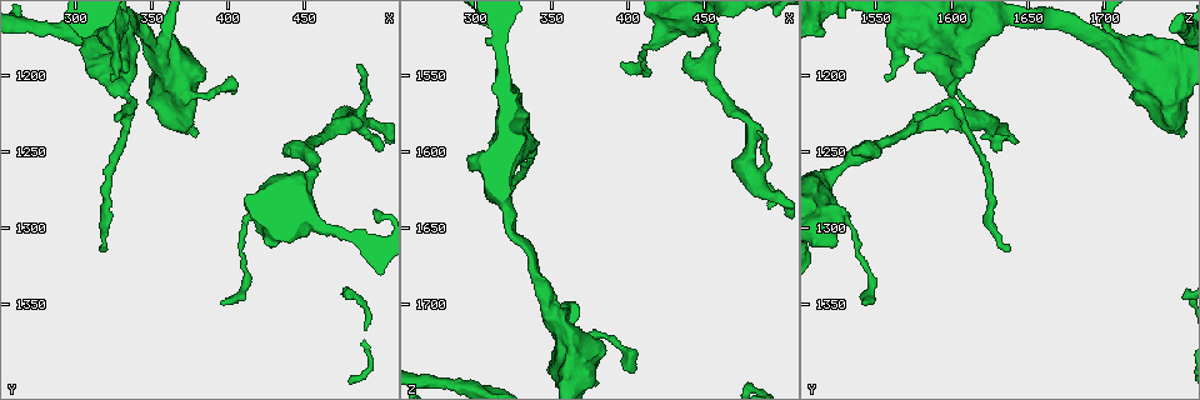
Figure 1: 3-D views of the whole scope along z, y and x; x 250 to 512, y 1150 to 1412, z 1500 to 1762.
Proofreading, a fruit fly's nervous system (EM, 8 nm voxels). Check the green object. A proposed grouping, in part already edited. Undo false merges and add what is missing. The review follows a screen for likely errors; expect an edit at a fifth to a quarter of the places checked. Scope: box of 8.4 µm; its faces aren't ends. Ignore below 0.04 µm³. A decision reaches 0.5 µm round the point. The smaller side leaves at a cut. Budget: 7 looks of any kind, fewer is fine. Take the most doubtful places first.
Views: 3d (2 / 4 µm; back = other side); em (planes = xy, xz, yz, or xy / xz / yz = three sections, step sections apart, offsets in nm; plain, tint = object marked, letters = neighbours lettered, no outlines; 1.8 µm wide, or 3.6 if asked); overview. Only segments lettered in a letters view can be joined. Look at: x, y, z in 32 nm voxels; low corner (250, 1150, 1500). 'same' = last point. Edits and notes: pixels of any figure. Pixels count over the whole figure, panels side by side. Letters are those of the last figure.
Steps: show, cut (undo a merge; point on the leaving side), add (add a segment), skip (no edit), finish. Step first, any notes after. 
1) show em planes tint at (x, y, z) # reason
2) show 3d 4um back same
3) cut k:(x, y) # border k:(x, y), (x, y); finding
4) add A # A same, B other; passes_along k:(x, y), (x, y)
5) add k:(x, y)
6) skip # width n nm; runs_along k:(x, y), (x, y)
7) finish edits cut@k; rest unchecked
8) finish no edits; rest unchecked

show 3d 2um at (352, 1178, 1704) # two arms in line, one across

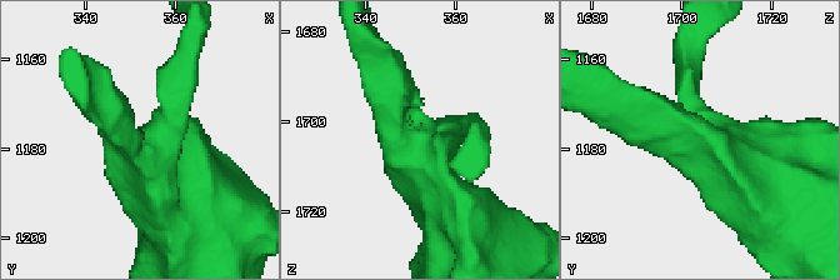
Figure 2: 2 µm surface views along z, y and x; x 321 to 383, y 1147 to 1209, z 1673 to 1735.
show em planes letters at (353, 1180, 1705) # arms 3; arm_widths 190, 280, 600 nm; shape alone is not enough

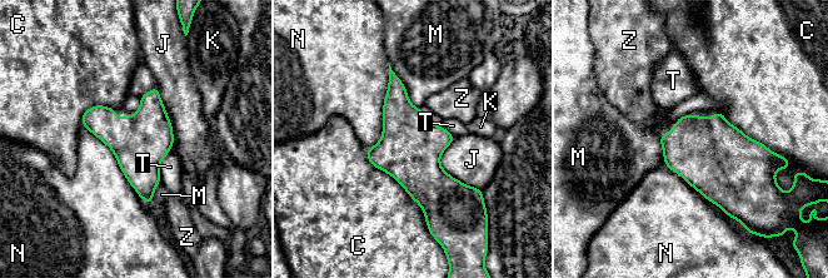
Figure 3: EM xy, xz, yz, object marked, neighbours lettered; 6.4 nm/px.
skip # width 360 nm; C other, J other, K other, M other, N other, T other, Z other; border 3:(83, 125), (110, 149), (150, 205); continuous, no second neuron

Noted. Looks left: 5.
show 3d 2um at (316, 1314, 1636) # an open end

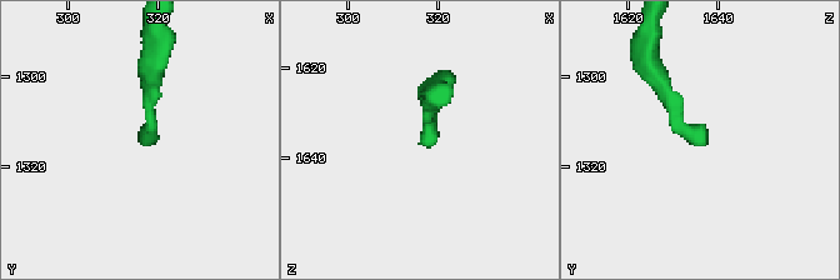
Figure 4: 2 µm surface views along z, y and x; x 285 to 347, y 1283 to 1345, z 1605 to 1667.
show em xz step 8 tint at (317, 1315, 1637)

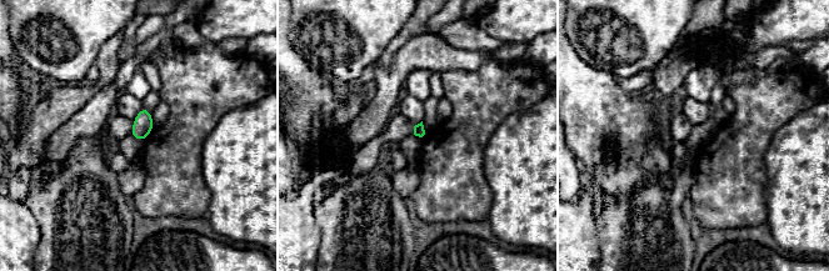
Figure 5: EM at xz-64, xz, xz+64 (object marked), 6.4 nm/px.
show em planes letters same # cut it another way

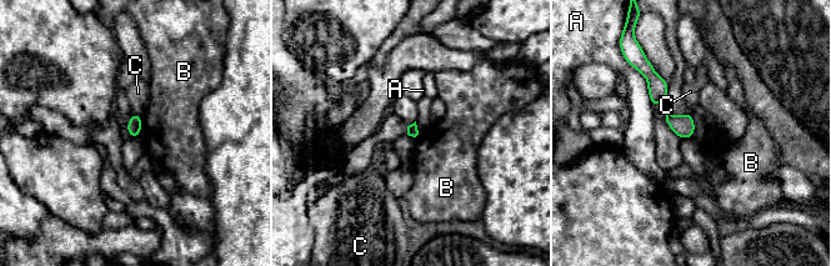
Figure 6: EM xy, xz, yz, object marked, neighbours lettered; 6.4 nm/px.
skip # A other, B other, C other; border 6:(141, 116), (141, 131), (138, 136); no lettered segment goes on from it

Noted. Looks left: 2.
finish no edits; rest unchecked

